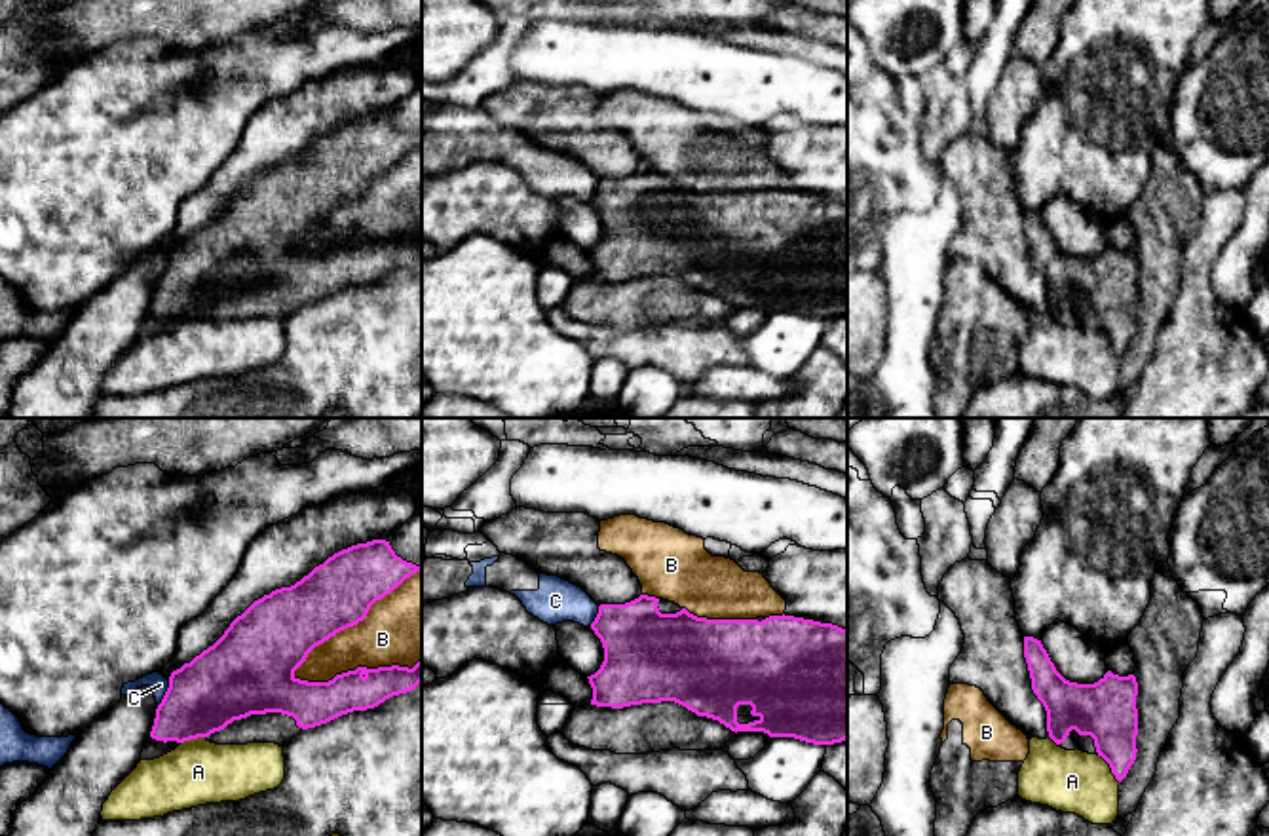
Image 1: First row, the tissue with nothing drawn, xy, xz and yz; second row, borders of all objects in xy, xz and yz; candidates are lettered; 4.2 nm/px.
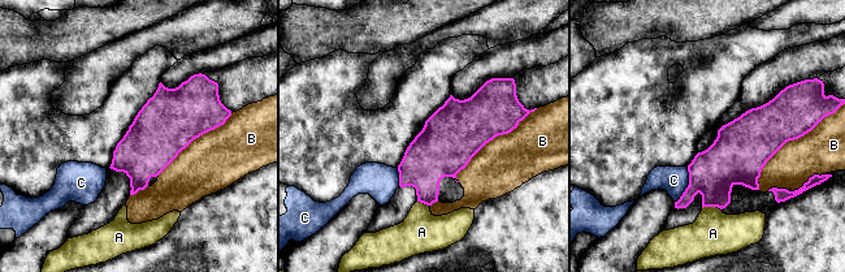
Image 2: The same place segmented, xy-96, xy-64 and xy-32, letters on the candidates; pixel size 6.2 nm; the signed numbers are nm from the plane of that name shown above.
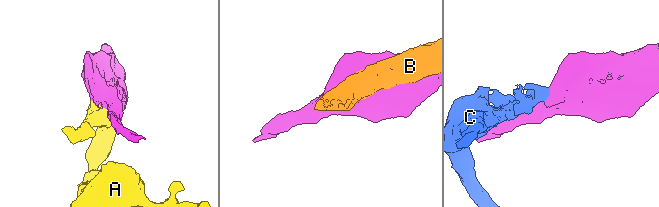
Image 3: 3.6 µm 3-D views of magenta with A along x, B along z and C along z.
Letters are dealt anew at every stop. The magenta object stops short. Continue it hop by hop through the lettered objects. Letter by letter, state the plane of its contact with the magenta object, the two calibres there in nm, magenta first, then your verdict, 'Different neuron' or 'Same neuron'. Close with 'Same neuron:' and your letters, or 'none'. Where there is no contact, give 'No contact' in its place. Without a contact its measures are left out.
A: Touches magenta in yz. Thickness 260 nm (magenta) against 280 nm. Different neuron
B: Touches magenta in xy. Thickness 300 nm (magenta) against 320 nm. Different neuron
C: Touches magenta in xy. Thickness 320 nm (magenta) against 70 nm. Different neuron
Same neuron: none

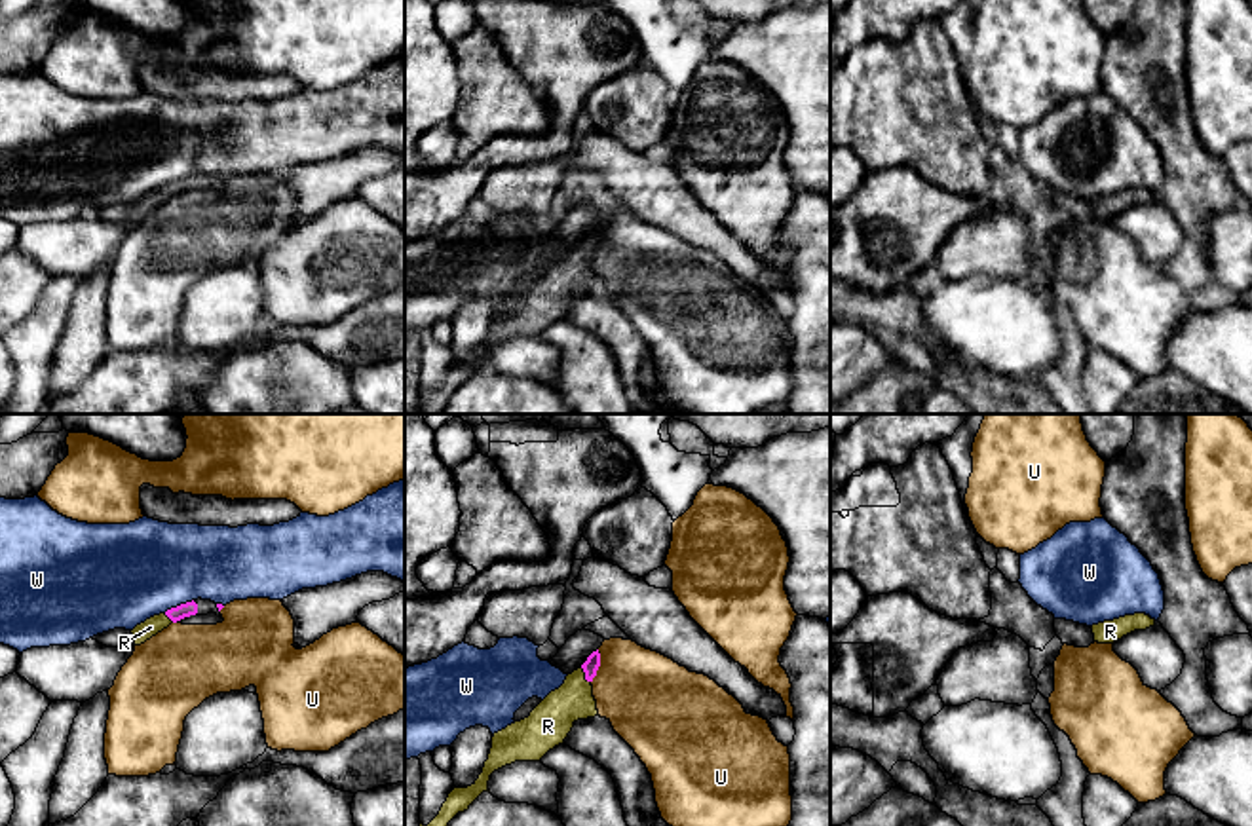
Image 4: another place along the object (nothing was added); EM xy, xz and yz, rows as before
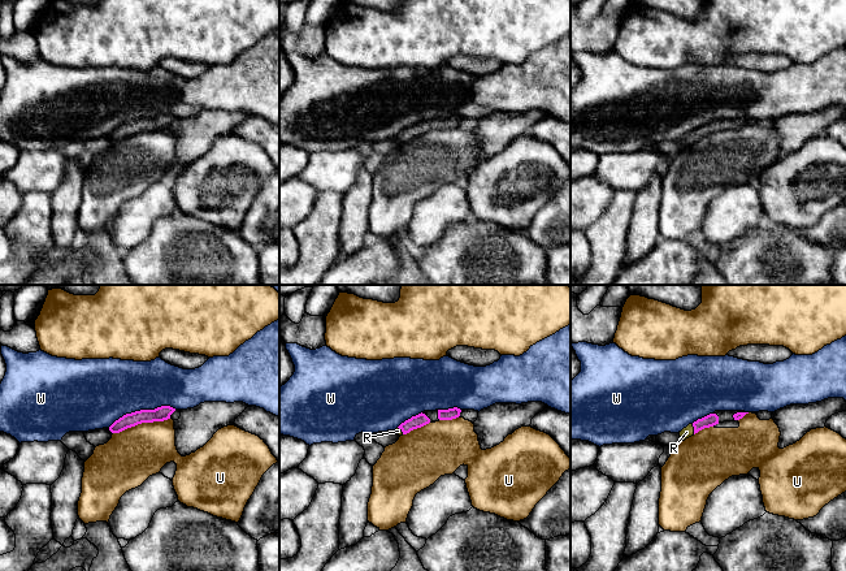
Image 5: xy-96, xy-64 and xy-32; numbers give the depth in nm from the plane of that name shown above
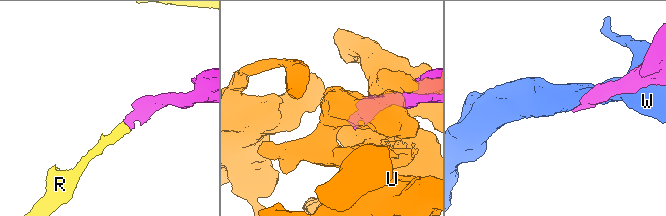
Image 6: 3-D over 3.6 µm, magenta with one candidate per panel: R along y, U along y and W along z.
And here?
R: Touches magenta in xz. Thickness 70 nm (magenta) against 180 nm. Same neuron
U: Touches magenta in xz. Thickness 70 nm (magenta) against 380 nm. Different neuron
W: Touches magenta in xy. Thickness 60 nm (magenta) against 420 nm. Different neuron
Same neuron: R

